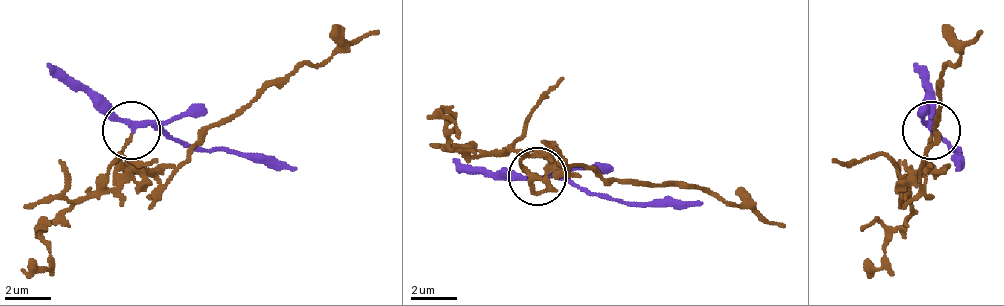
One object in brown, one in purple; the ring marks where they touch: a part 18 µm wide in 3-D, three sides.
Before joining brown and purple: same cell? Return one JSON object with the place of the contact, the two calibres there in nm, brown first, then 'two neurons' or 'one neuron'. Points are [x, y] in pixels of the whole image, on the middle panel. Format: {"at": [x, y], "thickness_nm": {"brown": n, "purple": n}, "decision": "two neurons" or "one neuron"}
{"at": [537, 176], "thickness_nm": {"brown": 130, "purple": 200}, "decision": "two neurons"}

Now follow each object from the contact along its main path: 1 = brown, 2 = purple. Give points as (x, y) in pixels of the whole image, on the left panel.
1: (130, 134), (130, 163), (182, 163), (217, 122), (293, 76), (380, 29)
2: (130, 128), (165, 128), (205, 152), (264, 152), (298, 169)

